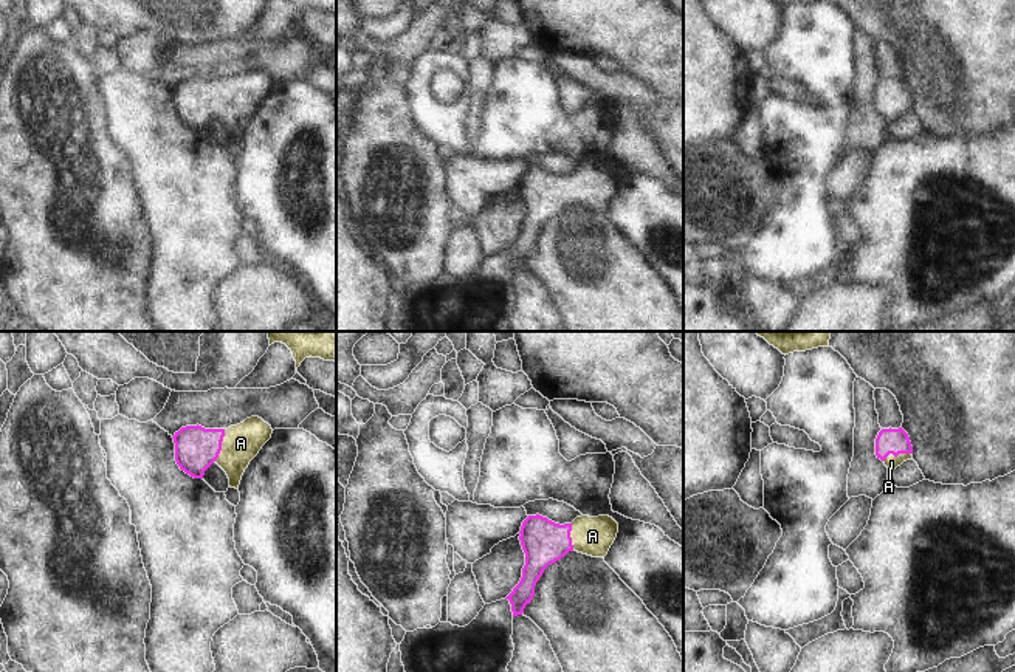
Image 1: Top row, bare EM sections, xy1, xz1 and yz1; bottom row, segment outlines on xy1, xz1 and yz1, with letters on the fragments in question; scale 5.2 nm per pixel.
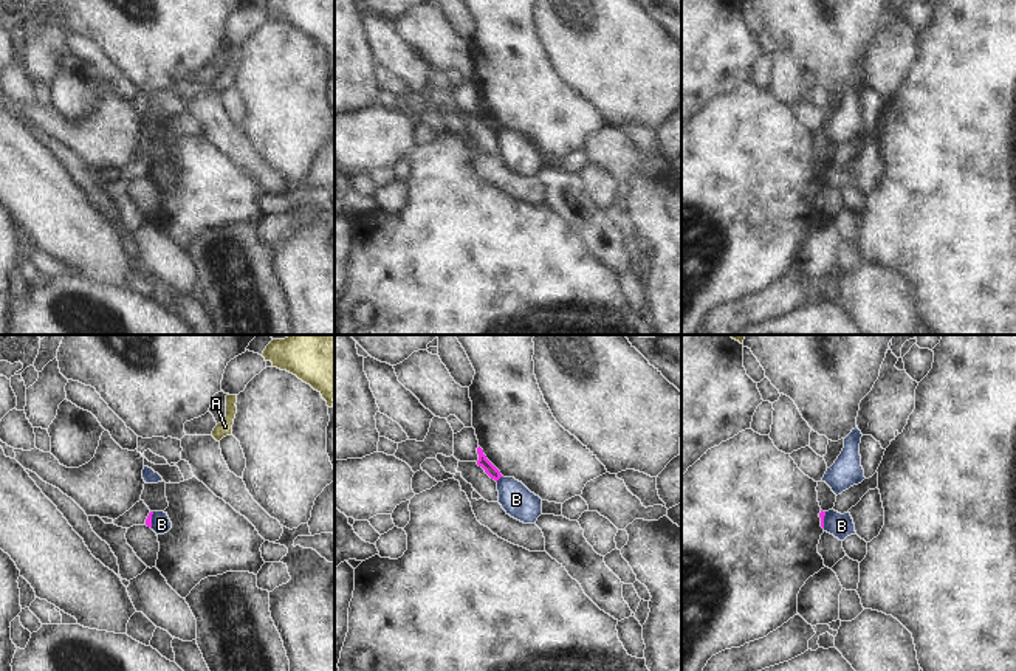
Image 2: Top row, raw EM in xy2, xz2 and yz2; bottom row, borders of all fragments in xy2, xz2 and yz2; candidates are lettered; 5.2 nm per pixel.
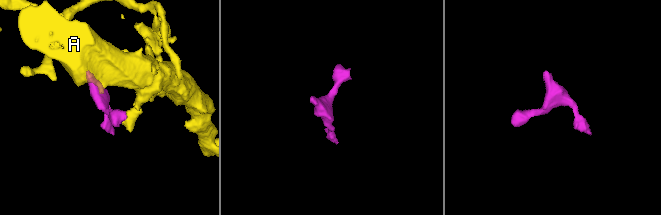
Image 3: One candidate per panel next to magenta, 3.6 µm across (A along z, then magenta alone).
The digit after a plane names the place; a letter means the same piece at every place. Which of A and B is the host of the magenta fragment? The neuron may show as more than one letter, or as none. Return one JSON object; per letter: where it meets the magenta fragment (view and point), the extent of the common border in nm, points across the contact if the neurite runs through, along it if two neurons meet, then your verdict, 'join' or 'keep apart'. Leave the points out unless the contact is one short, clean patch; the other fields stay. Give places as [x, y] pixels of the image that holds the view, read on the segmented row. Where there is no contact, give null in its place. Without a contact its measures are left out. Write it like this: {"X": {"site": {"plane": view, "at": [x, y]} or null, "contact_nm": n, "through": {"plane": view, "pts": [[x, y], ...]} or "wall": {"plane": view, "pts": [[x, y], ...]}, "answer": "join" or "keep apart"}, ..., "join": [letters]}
{"A": {"site": {"plane": "xy1", "at": [220, 446]}, "contact_nm": 190, "through": {"plane": "xy1", "pts": [[196, 448], [220, 446], [236, 446], [240, 443]]}, "answer": "join"}, "B": {"site": {"plane": "xz2", "at": [499, 478]}, "contact_nm": 50, "wall": {"plane": "xz2", "pts": [[502, 476], [496, 481]]}, "answer": "keep apart"}, "join": ["A"]}

